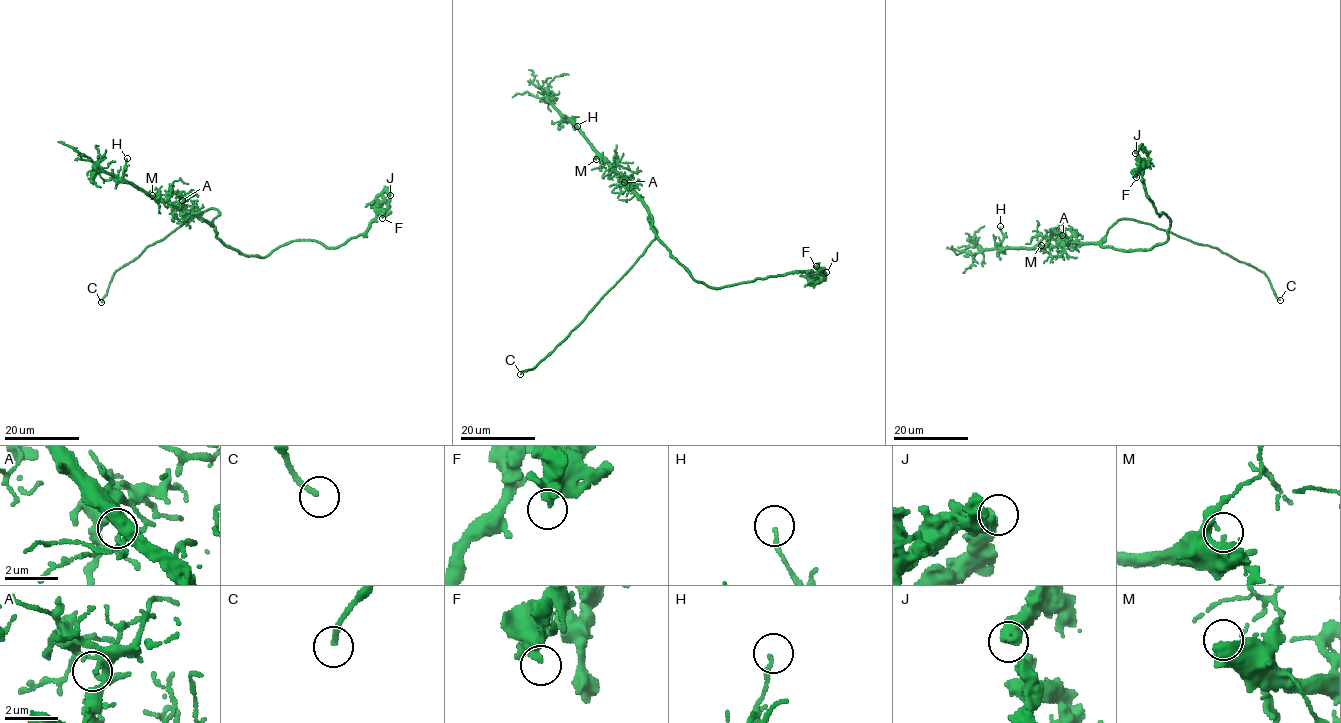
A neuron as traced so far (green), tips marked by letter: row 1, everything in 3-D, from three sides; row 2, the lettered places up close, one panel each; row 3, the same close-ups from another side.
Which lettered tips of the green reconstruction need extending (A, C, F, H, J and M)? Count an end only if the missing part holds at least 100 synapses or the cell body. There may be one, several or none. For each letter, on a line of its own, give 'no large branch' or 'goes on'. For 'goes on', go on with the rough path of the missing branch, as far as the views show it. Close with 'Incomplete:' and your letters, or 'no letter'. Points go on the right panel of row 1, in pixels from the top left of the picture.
A: no large branch
C: goes on; missing branch runs (1280, 300), (1298, 307), (1310, 307), (1315, 315), (1319, 311)
F: no large branch
H: no large branch
J: no large branch
M: no large branch
Incomplete: C

